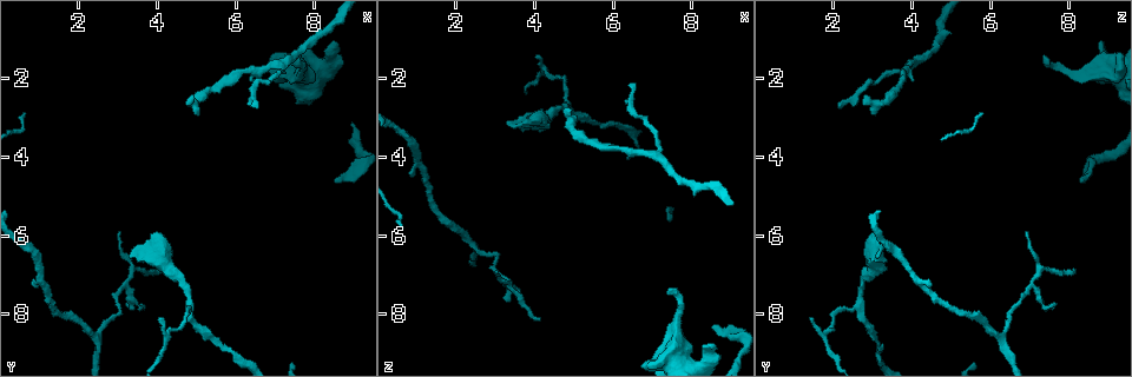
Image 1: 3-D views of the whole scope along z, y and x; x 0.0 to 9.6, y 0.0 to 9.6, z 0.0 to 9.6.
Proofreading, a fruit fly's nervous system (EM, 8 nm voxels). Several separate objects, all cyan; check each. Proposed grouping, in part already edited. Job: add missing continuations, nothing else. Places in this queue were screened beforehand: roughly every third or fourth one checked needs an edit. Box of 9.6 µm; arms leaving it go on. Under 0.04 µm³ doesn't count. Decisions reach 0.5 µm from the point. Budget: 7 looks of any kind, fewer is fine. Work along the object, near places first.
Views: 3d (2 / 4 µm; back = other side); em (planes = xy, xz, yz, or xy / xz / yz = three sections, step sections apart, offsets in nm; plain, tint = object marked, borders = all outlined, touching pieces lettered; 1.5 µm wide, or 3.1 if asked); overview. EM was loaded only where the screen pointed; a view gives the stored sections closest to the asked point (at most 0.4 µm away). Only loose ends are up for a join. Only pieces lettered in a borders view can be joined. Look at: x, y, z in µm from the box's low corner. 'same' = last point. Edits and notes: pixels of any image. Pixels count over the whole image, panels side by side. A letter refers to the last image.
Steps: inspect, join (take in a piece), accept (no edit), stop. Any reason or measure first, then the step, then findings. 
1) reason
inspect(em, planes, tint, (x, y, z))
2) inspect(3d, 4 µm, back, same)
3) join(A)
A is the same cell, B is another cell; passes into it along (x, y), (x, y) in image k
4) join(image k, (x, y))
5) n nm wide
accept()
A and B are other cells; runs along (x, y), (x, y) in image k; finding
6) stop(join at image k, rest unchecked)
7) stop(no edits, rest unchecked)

tapers out
inspect(em, planes, borders, (3.60, 7.75, 7.55))

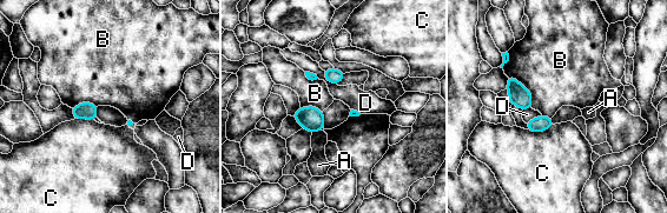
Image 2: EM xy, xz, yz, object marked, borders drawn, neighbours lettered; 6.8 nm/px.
accept()
A, B, C and D are other cells; none of them fits

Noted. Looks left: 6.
tapers out
inspect(em, planes, borders, (3.10, 5.90, 6.90))

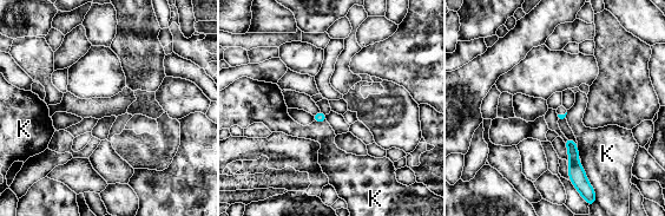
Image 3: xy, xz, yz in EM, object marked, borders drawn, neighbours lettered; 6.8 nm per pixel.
accept()
K is another cell; border along (580, 164), (591, 185) in image 3; no lettered piece goes on from it

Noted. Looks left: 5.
inspect(em, planes, borders, (8.55, 1.10, 8.85))

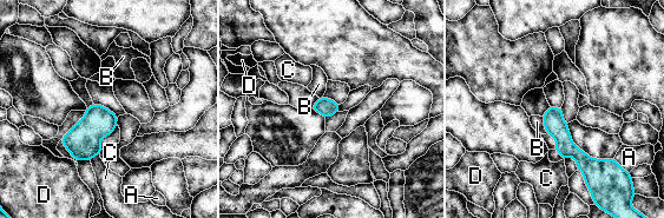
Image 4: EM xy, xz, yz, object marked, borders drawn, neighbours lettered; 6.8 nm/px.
accept()
A, B, C and D are other cells; runs along (551, 110), (563, 140), (595, 172) in image 4; none of them fits

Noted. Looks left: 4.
stop(no edits, rest unchecked)

